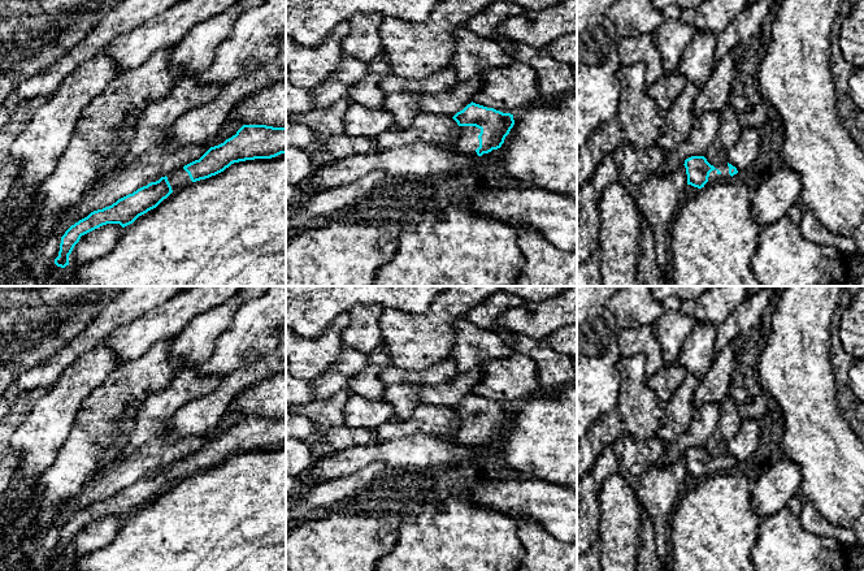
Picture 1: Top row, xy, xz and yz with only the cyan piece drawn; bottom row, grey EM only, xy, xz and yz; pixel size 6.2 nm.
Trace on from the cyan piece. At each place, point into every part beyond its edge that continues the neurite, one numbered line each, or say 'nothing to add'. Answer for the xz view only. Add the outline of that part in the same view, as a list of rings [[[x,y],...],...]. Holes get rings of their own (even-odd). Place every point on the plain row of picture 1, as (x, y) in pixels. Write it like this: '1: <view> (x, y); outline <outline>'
1: xz (467, 435); outline [[[461,418],[460,427],[455,432],[442,437],[448,438],[459,445],[478,447],[476,441],[479,438],[479,424],[481,420],[476,418]]]

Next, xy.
1: xy (178, 468); outline [[[183,458],[175,459],[170,464],[168,464],[166,468],[173,483],[192,475],[188,464],[183,460]]]

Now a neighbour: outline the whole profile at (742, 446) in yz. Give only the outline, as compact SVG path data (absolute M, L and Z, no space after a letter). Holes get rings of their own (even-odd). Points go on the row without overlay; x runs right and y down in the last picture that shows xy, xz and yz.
M752 419L743 420L737 436L729 442L728 454L735 458L738 464L746 462L755 453L759 436L759 423Z

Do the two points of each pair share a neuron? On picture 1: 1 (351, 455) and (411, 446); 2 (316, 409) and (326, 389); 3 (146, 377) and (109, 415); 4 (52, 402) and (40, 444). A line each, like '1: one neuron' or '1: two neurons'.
1: one neuron
2: two neurons
3: one neuron
4: one neuron

